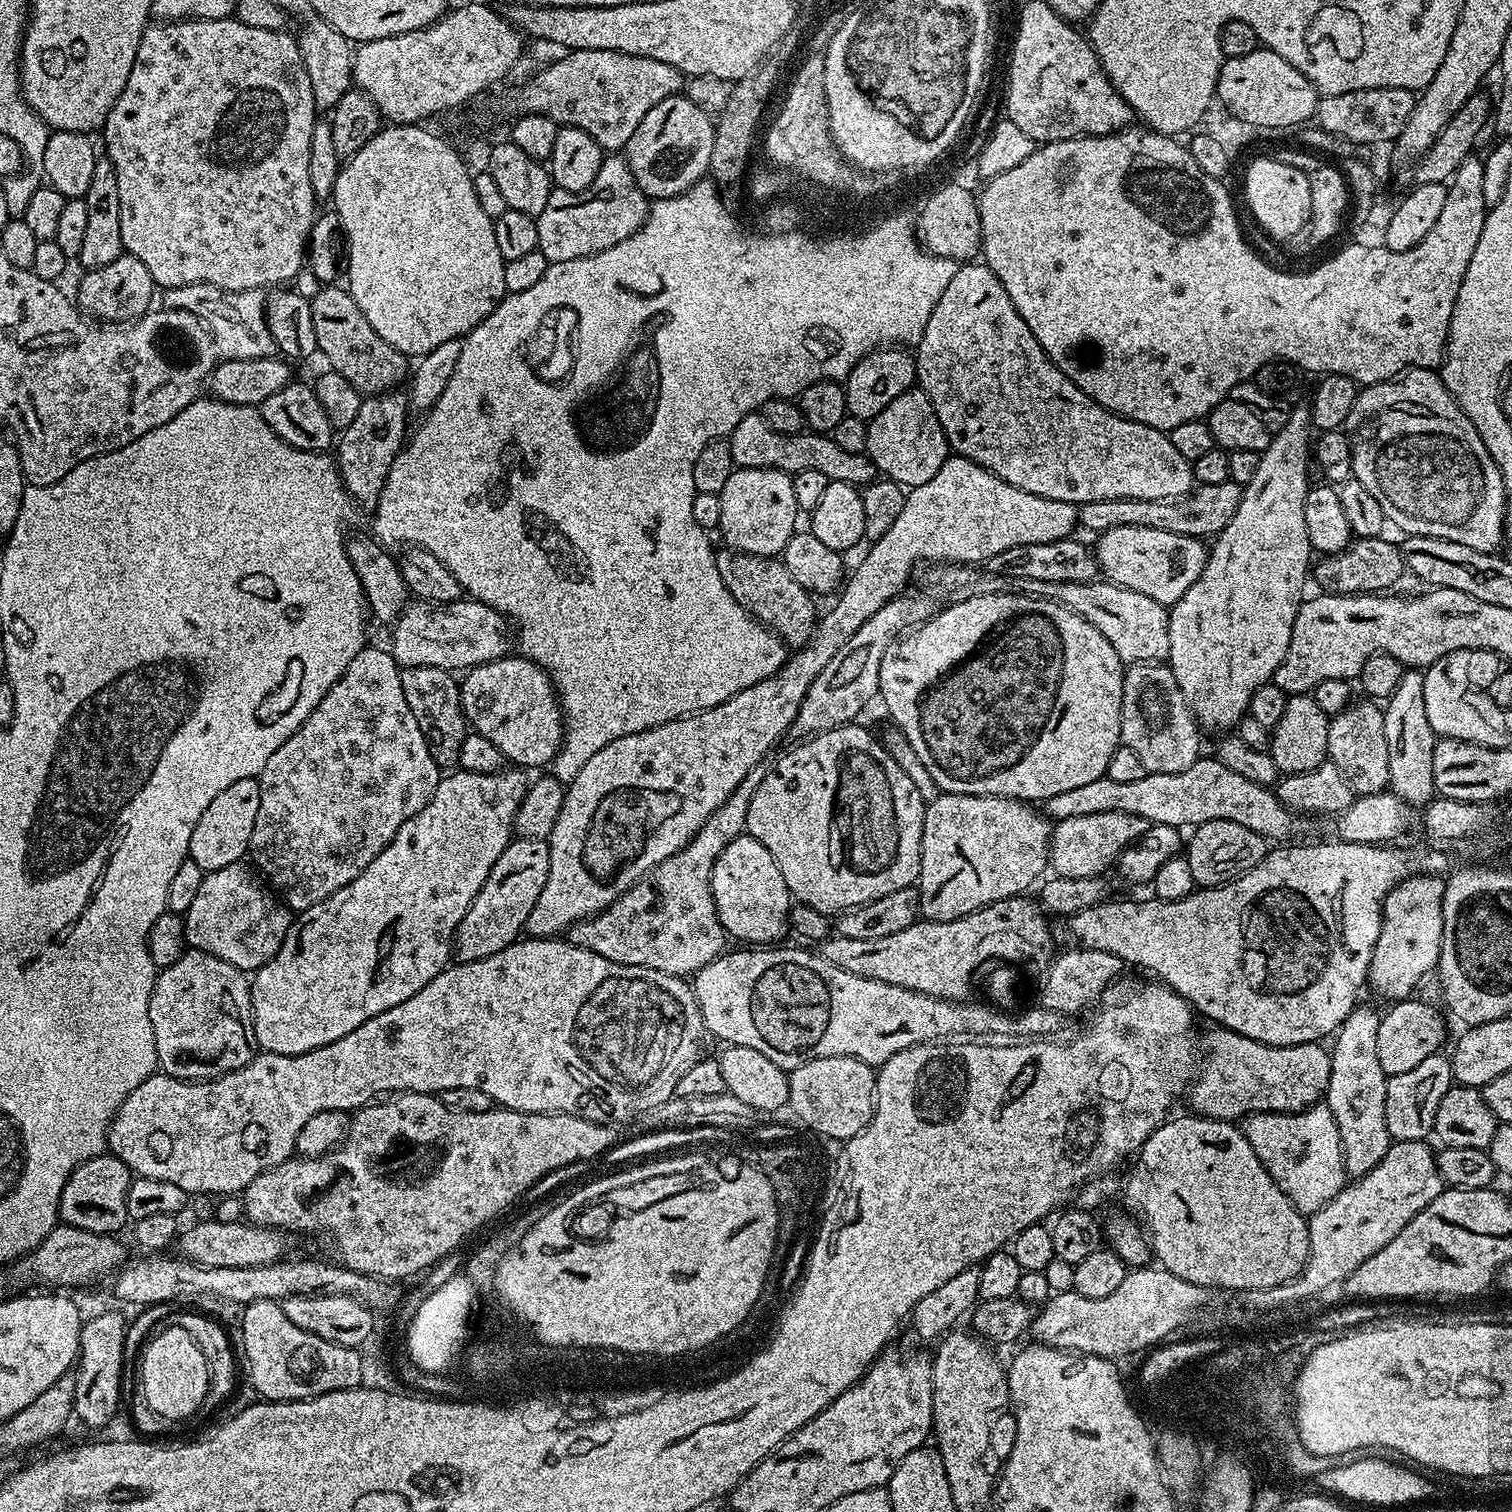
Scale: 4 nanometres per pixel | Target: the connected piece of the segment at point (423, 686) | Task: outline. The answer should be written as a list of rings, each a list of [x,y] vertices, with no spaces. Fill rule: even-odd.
[[[410,666],[400,669],[402,694],[406,694],[406,702],[426,738],[426,746],[441,770],[452,770],[459,765],[462,742],[470,731],[460,701],[460,685],[457,677],[452,676],[455,675],[449,669],[438,666]]]

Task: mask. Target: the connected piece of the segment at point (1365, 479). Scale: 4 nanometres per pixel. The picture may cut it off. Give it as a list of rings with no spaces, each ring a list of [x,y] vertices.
[[[1410,368],[1395,380],[1384,380],[1380,384],[1361,387],[1357,391],[1354,406],[1350,406],[1350,414],[1346,418],[1343,431],[1348,437],[1352,451],[1352,476],[1358,482],[1362,482],[1362,486],[1366,486],[1366,490],[1370,490],[1370,494],[1374,494],[1374,498],[1378,498],[1385,517],[1391,523],[1393,520],[1401,528],[1401,533],[1410,536],[1433,536],[1450,542],[1462,542],[1462,546],[1470,546],[1470,550],[1496,552],[1499,549],[1500,539],[1506,535],[1504,507],[1510,504],[1510,498],[1504,493],[1500,467],[1494,462],[1494,458],[1490,458],[1490,450],[1486,450],[1486,442],[1482,442],[1478,430],[1474,430],[1474,422],[1470,422],[1470,418],[1466,418],[1466,414],[1458,406],[1456,399],[1448,393],[1443,380],[1433,369]]]

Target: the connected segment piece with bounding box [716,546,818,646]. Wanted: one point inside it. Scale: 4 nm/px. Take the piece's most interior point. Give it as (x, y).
(761, 584)

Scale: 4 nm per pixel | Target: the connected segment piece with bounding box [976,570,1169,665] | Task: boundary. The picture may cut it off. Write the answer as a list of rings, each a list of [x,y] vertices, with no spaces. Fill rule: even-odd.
[[[979,571],[977,573],[977,593],[982,594],[982,593],[1012,593],[1015,596],[1034,596],[1038,597],[1040,599],[1047,599],[1047,600],[1055,600],[1057,603],[1064,604],[1070,609],[1074,609],[1076,613],[1080,617],[1086,618],[1088,622],[1092,626],[1094,626],[1097,630],[1101,631],[1102,636],[1106,638],[1108,642],[1112,645],[1114,648],[1115,652],[1118,654],[1119,658],[1121,661],[1123,661],[1125,664],[1136,664],[1136,663],[1157,663],[1157,662],[1162,662],[1165,661],[1168,657],[1169,654],[1169,624],[1168,624],[1168,613],[1169,611],[1167,610],[1167,607],[1165,605],[1162,605],[1158,602],[1156,602],[1152,598],[1148,598],[1144,594],[1140,594],[1138,591],[1132,591],[1129,588],[1119,588],[1117,587],[1116,584],[1111,584],[1108,581],[1105,580],[1093,580],[1091,582],[1086,582],[1086,583],[1052,583],[1052,582],[1041,582],[1038,579],[1026,579],[1022,578],[1021,576],[1009,576],[1007,573],[1004,572],[998,572],[998,575],[995,575],[992,572],[983,572]]]

